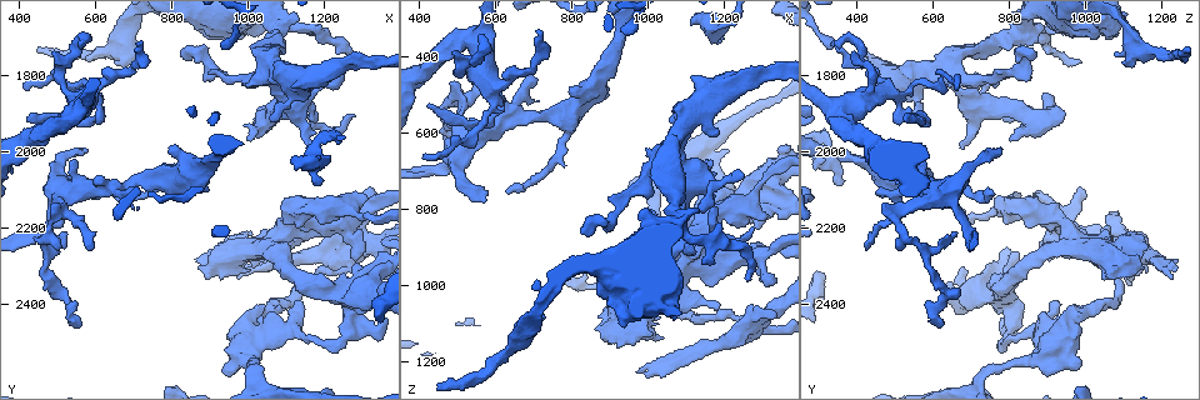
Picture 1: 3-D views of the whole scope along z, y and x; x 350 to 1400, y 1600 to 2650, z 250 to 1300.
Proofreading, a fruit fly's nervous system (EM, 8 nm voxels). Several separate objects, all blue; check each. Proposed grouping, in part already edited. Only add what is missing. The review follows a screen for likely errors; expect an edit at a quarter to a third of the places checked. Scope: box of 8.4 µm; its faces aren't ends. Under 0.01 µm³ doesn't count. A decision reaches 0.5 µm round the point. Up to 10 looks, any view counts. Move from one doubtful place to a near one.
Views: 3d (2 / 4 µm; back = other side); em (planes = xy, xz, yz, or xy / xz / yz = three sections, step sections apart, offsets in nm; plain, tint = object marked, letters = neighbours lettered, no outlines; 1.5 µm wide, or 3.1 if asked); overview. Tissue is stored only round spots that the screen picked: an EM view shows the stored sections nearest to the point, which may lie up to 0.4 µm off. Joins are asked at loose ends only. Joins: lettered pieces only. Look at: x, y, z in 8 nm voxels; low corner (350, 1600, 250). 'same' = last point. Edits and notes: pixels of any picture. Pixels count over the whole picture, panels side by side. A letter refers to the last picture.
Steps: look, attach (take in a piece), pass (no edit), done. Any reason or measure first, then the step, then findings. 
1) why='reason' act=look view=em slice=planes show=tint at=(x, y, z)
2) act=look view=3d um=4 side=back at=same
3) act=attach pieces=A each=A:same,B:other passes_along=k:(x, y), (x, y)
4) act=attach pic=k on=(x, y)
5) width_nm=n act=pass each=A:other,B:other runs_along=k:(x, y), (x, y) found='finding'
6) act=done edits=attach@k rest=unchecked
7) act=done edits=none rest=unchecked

why='an open end' act=look view=3d um=2 at=(1080, 2430, 880)

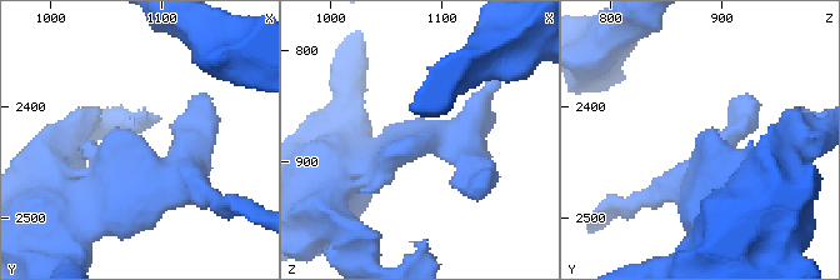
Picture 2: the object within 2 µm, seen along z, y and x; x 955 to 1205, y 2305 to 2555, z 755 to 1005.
why='shape alone is not enough' act=look view=em slice=planes show=letters at=(1076, 2428, 882)

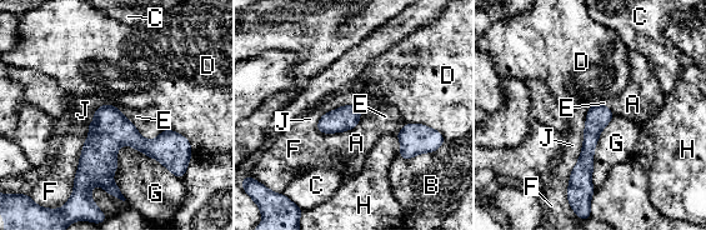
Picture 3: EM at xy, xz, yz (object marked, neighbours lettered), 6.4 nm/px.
act=pass each=A:other,B:other,C:other,D:other,E:other,F:other,G:other,H:other,J:other found='none of them fits'

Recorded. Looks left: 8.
why='an open end' act=look view=em slice=xy step=8 show=letters at=(1160, 1990, 680)

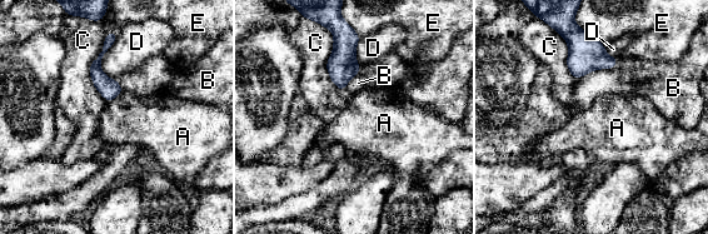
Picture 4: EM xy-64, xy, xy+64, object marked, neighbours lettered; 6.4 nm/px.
longest_contact=C:460nm act=pass each=A:other,B:other,C:other,D:other,E:other runs_along=4:(110, 39), (96, 61), (108, 96) found='no lettered piece goes on from it'

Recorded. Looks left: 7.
why='tapers out' act=look view=em slice=yz step=4 show=letters at=(560, 2450, 610)

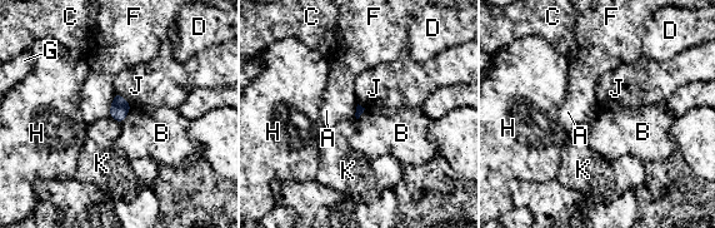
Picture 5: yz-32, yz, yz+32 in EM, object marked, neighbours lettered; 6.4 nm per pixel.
act=look view=em slice=planes show=letters at=same

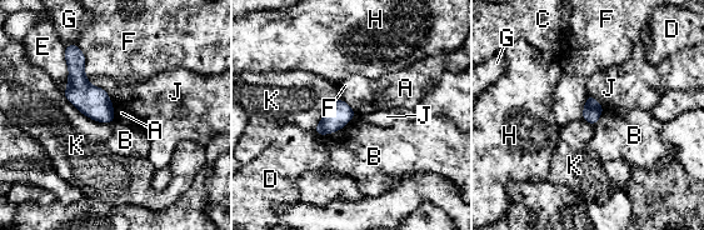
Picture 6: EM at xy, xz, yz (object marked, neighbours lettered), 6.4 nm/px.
act=pass each=A:other,B:other,C:other,D:other,E:other,F:other,G:other,H:other,J:other,K:other runs_along=6:(70, 50), (78, 86), (109, 119) found='no lettered piece goes on from it'

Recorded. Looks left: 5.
act=look view=em slice=xz step=8 show=tint at=(1025, 1900, 935)

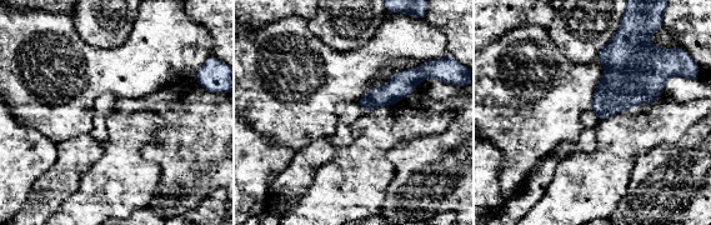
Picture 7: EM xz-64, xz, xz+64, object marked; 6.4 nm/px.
why='cut it another way' act=look view=em slice=planes show=letters at=same

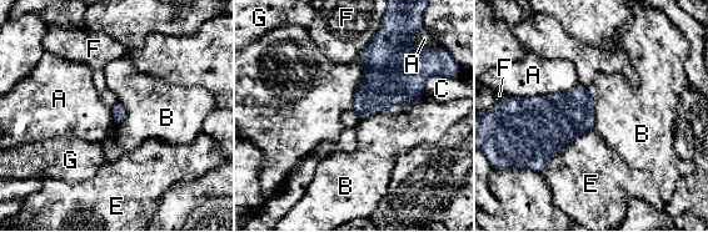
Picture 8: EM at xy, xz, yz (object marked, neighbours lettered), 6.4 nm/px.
act=pass each=A:other,B:other,C:other,E:other,F:other,G:other border=8:(578, 82), (562, 92), (514, 97) found='none of them fits'

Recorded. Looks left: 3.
act=done edits=none rest=unchecked

